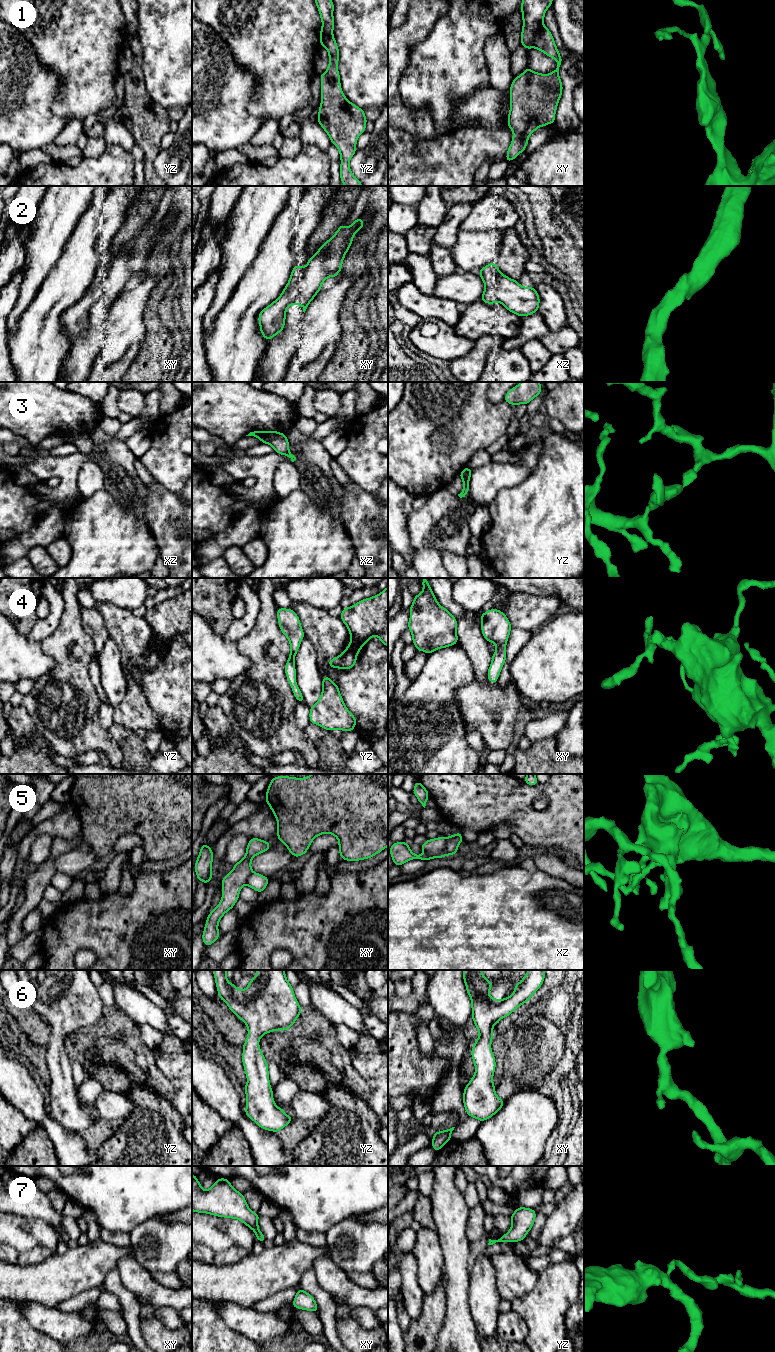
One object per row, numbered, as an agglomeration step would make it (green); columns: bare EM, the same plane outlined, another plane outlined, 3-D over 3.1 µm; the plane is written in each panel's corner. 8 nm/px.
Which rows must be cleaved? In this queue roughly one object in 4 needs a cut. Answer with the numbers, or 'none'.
1, 5

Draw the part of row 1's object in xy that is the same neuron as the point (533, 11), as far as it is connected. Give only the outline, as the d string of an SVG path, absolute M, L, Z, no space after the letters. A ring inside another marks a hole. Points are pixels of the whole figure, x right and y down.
M522 0L521 12L523 27L521 45L526 49L532 48L532 42L537 30L543 25L545 12L553 0Z

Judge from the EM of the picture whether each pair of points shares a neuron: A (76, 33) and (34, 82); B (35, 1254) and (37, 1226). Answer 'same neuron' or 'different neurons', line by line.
A: different neurons
B: different neurons

